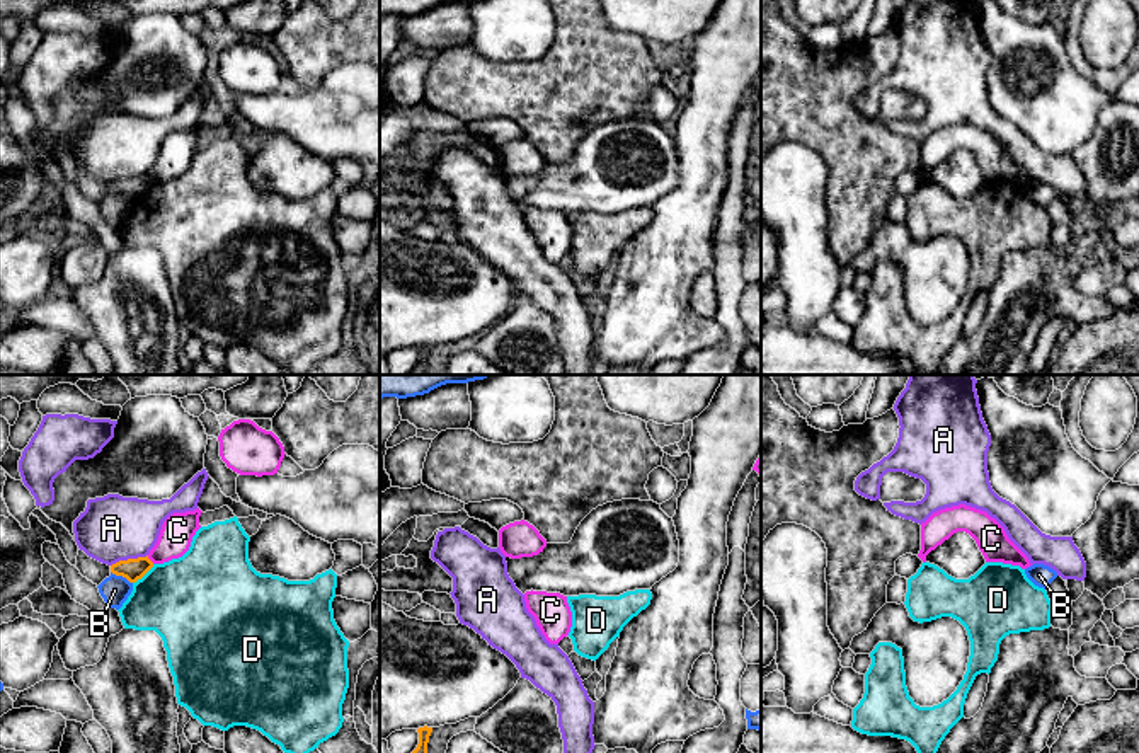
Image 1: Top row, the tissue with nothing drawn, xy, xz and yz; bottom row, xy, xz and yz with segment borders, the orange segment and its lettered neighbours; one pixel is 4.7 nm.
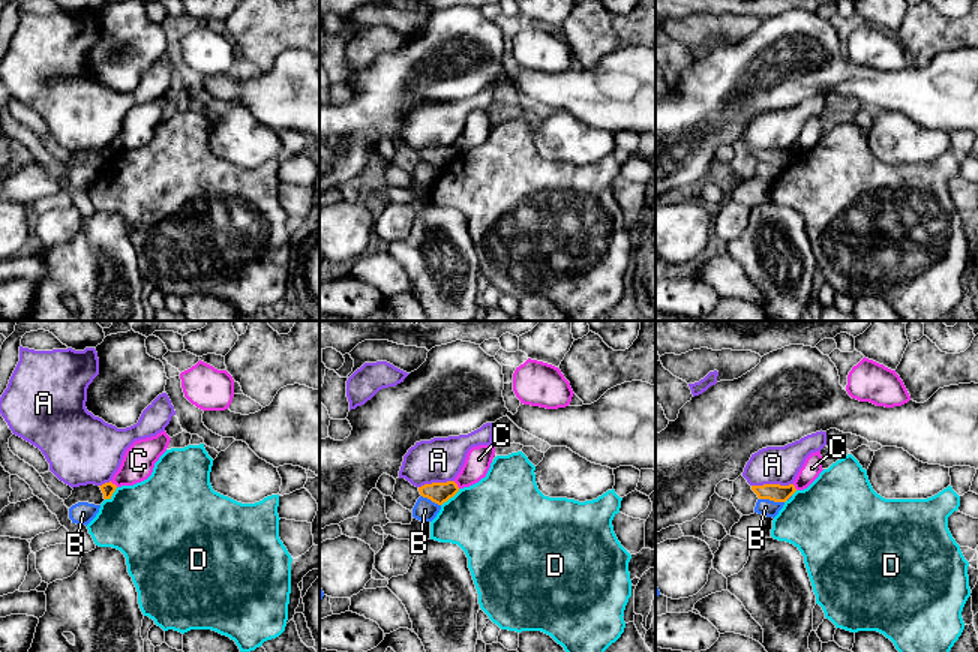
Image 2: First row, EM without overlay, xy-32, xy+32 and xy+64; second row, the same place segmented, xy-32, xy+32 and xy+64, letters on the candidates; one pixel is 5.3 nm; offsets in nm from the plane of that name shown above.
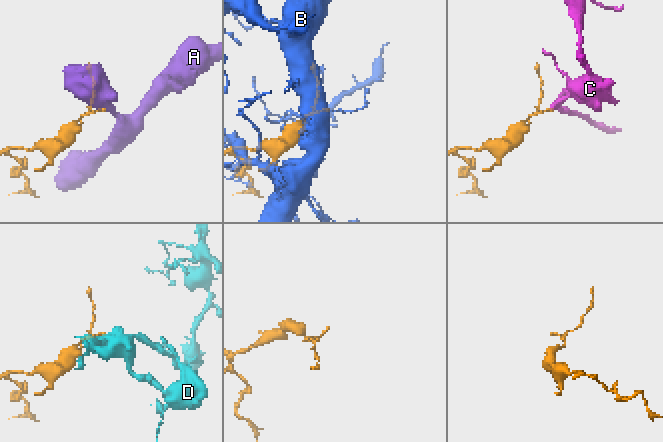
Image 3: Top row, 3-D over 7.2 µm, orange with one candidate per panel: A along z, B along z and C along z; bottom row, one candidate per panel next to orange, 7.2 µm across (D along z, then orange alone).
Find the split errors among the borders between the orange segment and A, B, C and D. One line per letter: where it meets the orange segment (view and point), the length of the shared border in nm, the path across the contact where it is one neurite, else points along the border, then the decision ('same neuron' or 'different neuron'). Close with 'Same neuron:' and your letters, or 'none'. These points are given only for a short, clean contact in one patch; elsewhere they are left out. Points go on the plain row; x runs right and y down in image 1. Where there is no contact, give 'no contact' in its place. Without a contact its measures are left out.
A: xy (128, 178) | 190 nm | along xy (147, 172), (137, 178), (120, 178), (111, 184) | different neuron
B: xy (121, 193) | 120 nm | different neuron
C: xy (148, 178) | 50 nm | along xy (147, 174), (154, 181) | different neuron
D: xy (143, 193) | 140 nm | along xy (154, 183), (133, 201) | different neuron
Same neuron: none

